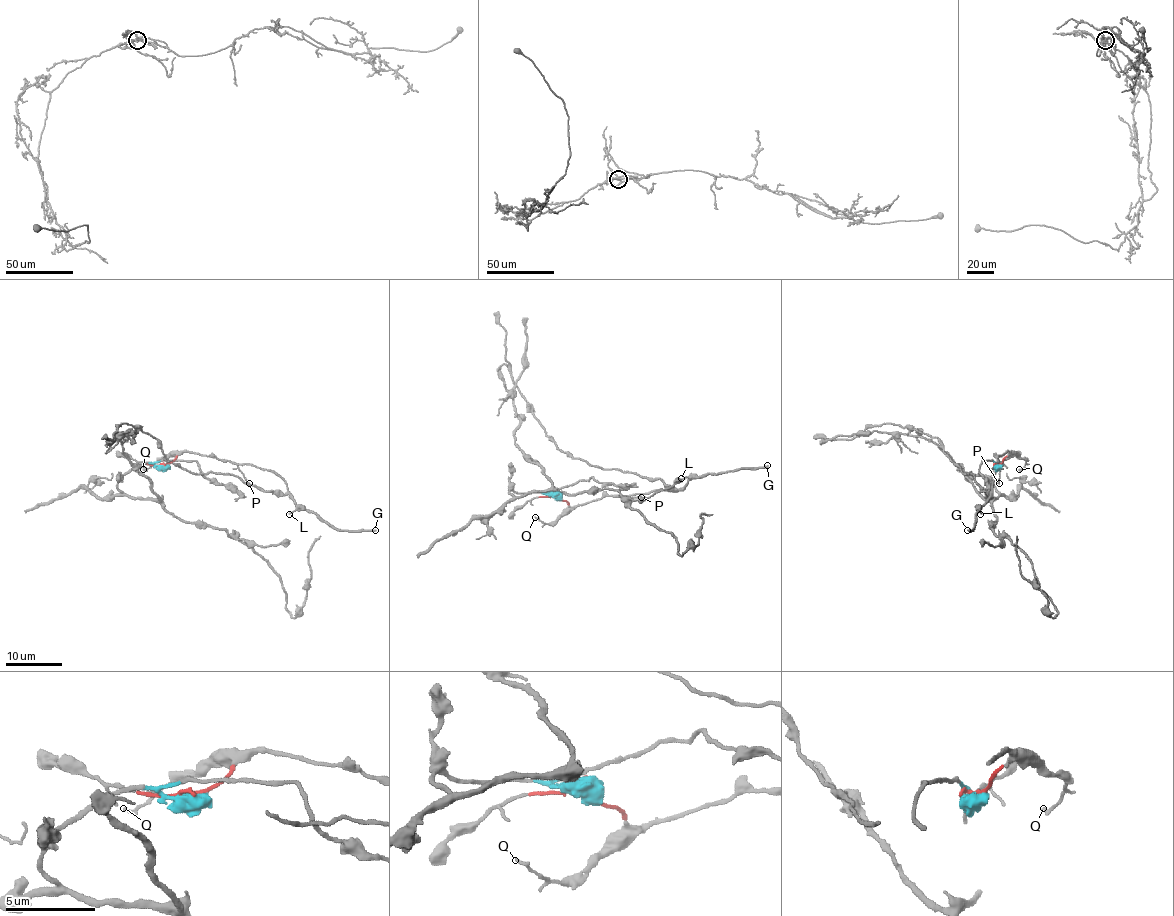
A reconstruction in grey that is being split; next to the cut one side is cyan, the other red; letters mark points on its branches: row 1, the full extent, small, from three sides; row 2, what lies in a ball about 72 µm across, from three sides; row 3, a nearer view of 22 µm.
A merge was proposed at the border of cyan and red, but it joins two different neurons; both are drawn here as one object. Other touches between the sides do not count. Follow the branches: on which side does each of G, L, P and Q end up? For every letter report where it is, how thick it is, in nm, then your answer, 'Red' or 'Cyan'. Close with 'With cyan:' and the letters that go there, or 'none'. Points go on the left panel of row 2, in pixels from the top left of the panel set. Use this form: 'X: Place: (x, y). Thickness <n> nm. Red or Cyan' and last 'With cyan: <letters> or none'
G: Place: (375, 530). Thickness 280 nm. Red
L: Place: (289, 514). Thickness 120 nm. Red
P: Place: (249, 483). Thickness 130 nm. Red
Q: Place: (143, 469). Thickness 160 nm. Red
With cyan: none

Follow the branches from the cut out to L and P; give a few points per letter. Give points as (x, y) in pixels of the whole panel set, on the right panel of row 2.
L: (999, 464), (1009, 454), (1007, 452), (998, 457), (992, 468), (992, 495), (979, 509), (981, 513)
P: (999, 464), (1009, 454), (1007, 452), (998, 457), (999, 484)

